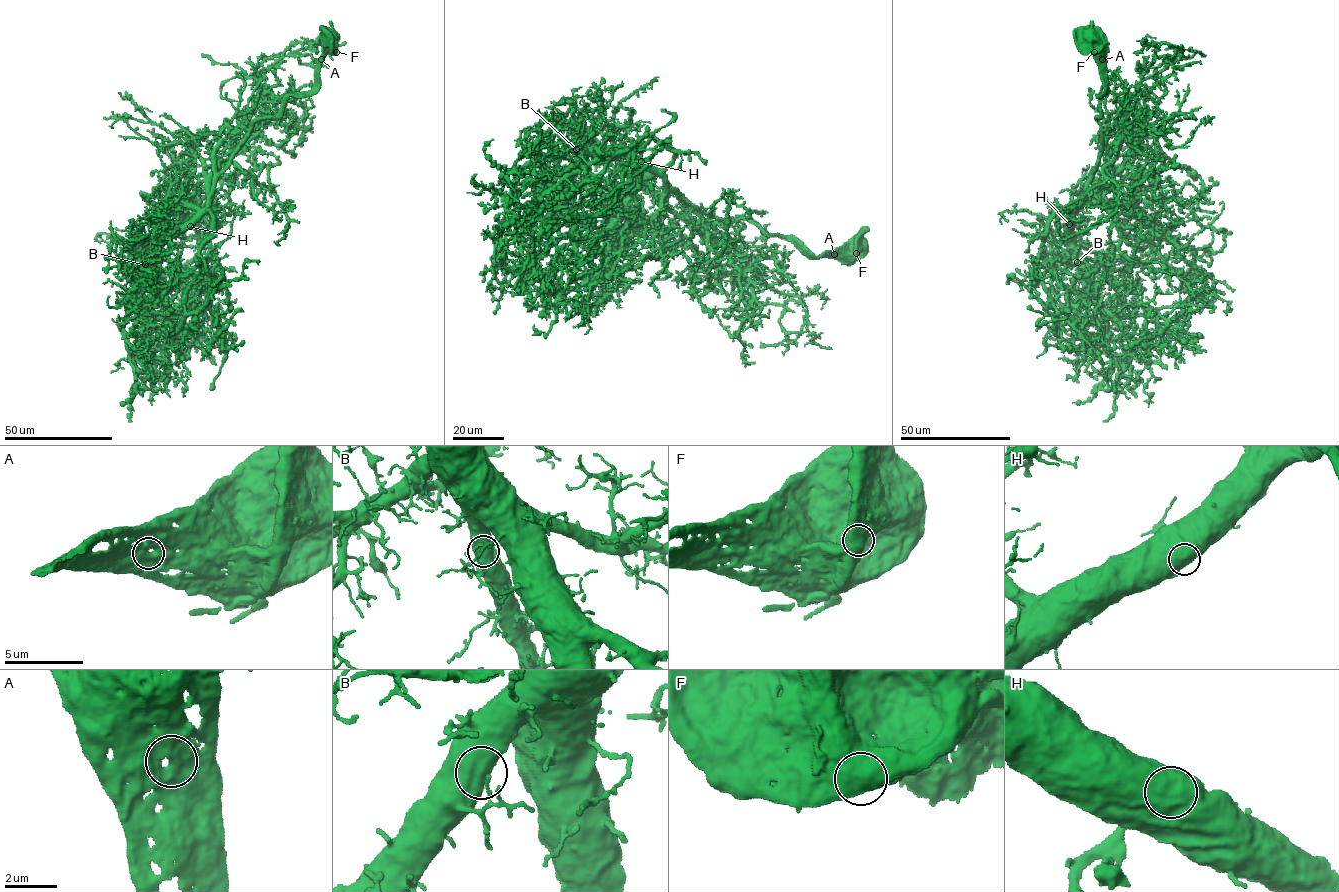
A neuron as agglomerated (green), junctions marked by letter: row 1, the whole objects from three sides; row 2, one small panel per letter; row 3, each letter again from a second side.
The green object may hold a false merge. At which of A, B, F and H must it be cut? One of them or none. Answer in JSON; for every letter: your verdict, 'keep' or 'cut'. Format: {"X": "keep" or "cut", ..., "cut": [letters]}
{"A": "keep", "B": "keep", "F": "keep", "H": "keep", "cut": []}

